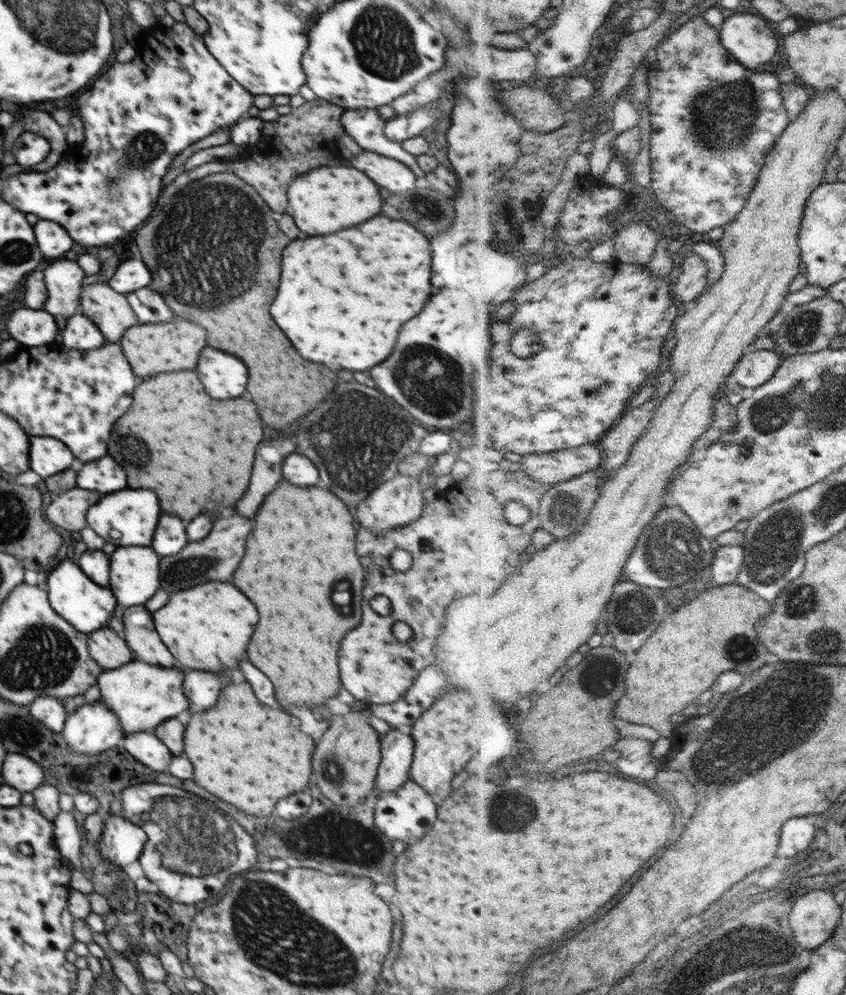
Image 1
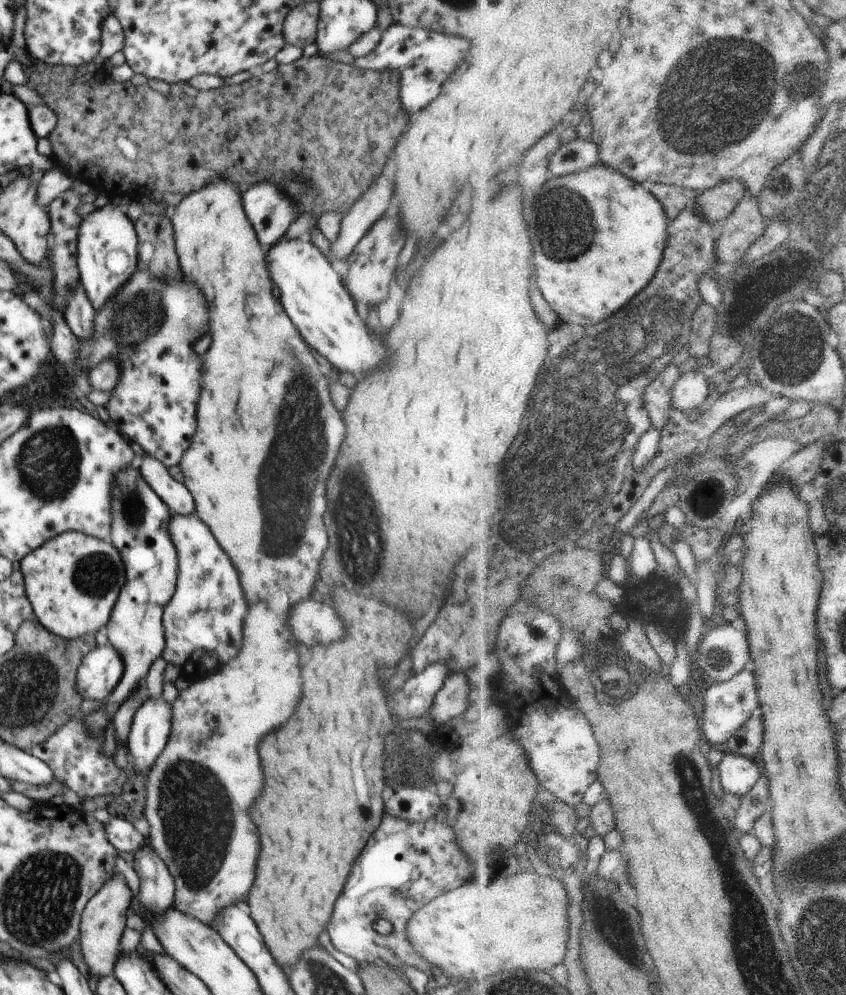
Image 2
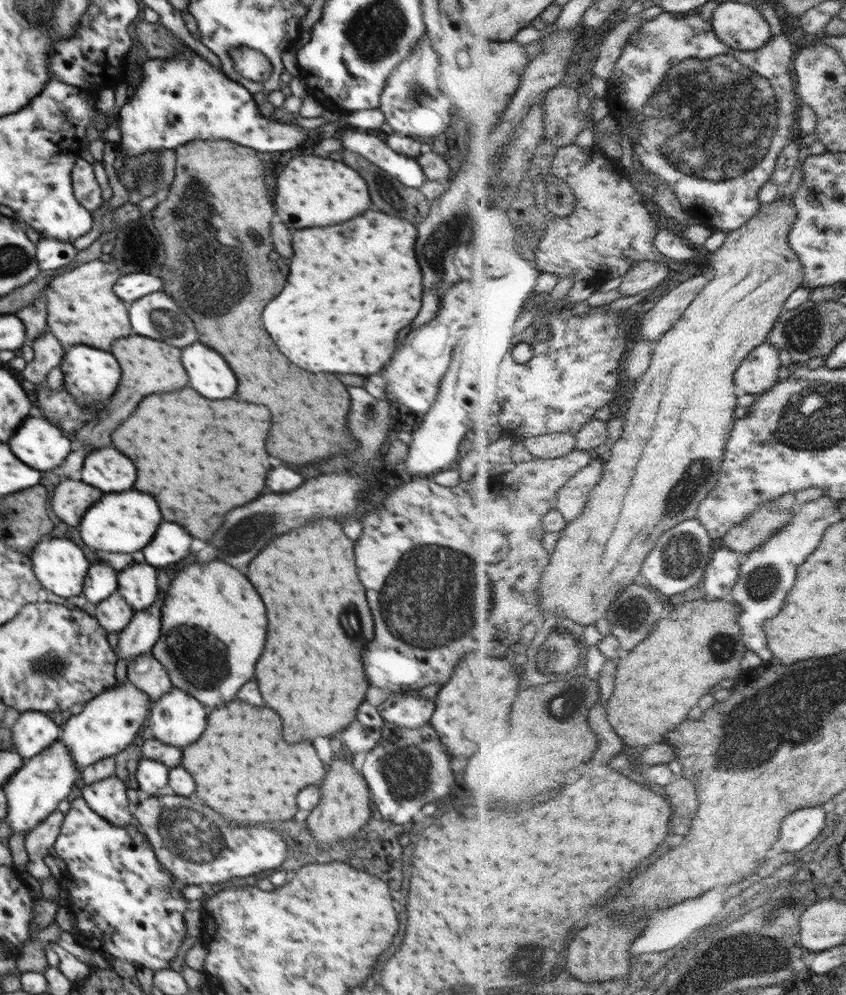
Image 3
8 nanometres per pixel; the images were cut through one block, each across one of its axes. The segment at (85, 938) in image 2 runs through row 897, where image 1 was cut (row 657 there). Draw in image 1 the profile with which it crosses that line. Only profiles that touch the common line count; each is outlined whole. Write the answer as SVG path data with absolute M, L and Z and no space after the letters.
M109 626L86 635L90 656L102 670L118 668L132 660L127 642Z

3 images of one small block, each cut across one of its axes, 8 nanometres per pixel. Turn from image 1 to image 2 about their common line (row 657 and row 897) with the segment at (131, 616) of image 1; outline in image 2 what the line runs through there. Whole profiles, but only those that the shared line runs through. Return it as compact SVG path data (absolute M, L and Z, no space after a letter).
M149 841L134 852L133 869L140 880L137 899L141 906L152 910L154 916L162 916L174 904L176 884L168 866L154 852Z

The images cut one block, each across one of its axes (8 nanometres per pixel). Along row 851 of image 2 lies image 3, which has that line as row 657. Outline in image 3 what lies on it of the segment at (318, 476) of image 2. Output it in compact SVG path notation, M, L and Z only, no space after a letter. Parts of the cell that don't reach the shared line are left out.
M212 560L192 564L178 572L168 586L161 618L161 635L150 653L168 670L172 687L196 698L204 707L214 708L234 700L238 688L254 678L254 664L262 656L266 642L266 608L248 578L230 564Z

